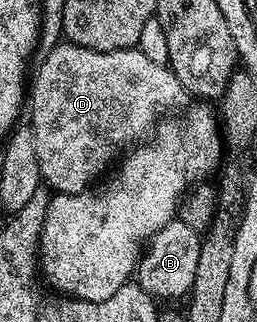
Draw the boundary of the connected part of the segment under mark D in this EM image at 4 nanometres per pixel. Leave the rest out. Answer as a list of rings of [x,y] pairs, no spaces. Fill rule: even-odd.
[[[60,42],[53,48],[46,56],[39,61],[40,66],[36,72],[34,82],[32,84],[32,94],[28,96],[29,108],[30,102],[32,104],[30,108],[30,125],[33,130],[33,141],[36,145],[36,158],[40,165],[40,172],[43,178],[43,183],[55,193],[78,193],[88,189],[93,183],[92,180],[96,176],[100,175],[112,162],[112,160],[120,155],[123,155],[126,151],[129,151],[132,147],[140,144],[144,139],[147,139],[149,133],[153,133],[153,130],[157,127],[158,116],[162,115],[166,110],[172,108],[178,108],[188,101],[188,93],[183,87],[182,83],[176,78],[173,71],[171,71],[169,65],[160,65],[151,61],[145,54],[139,50],[139,48],[121,48],[114,51],[96,51],[88,50],[87,47],[76,46],[69,42]]]

